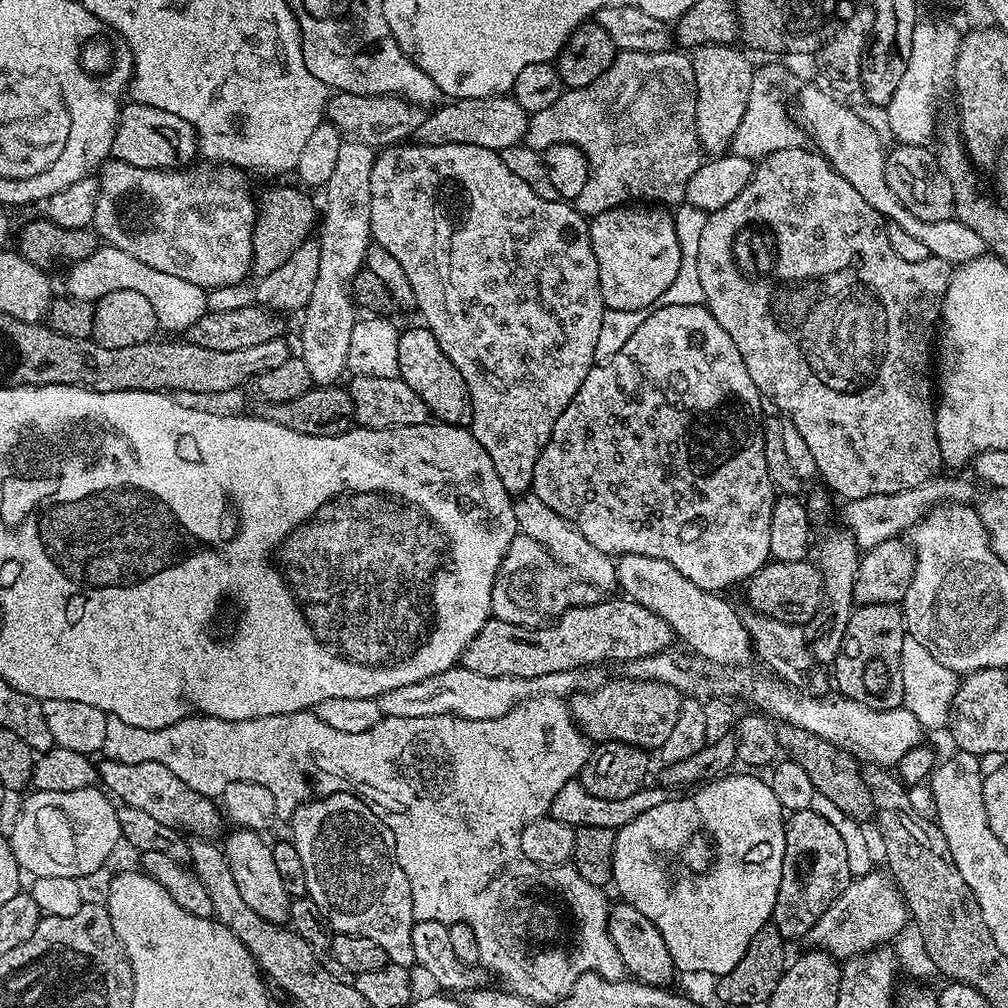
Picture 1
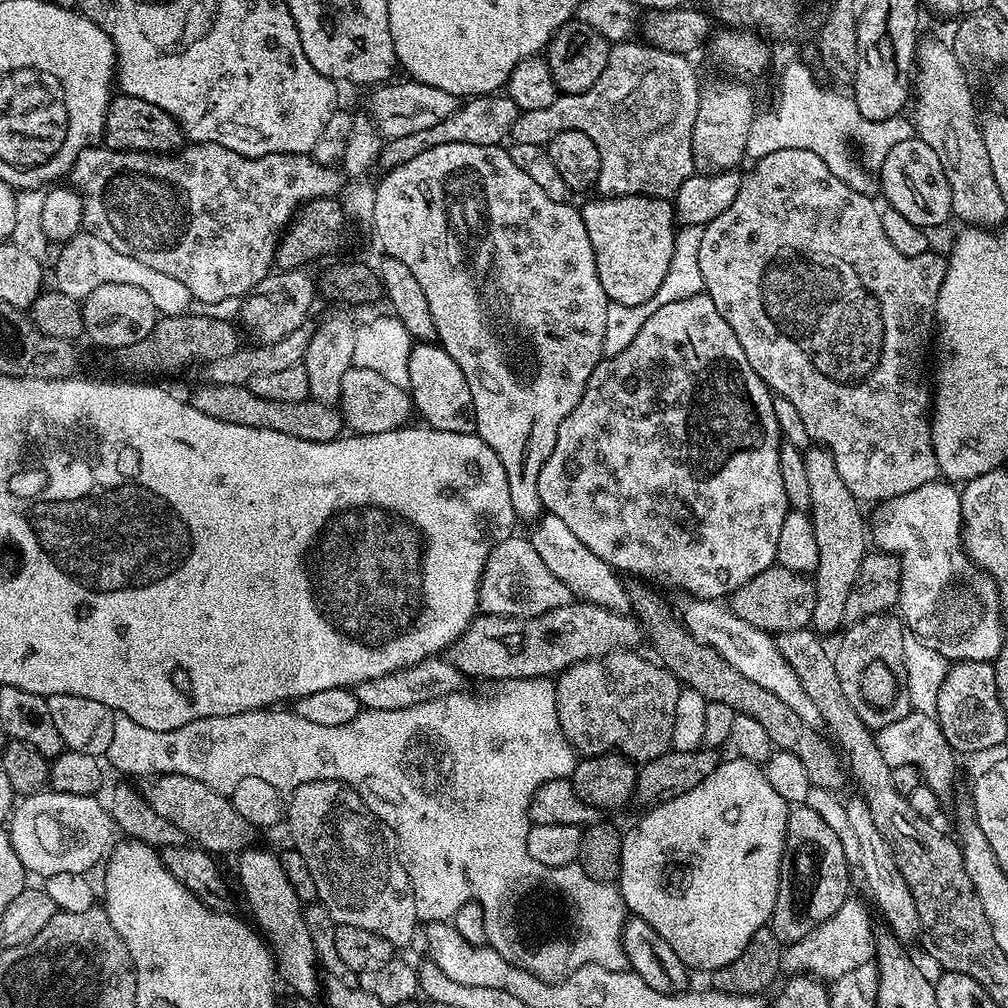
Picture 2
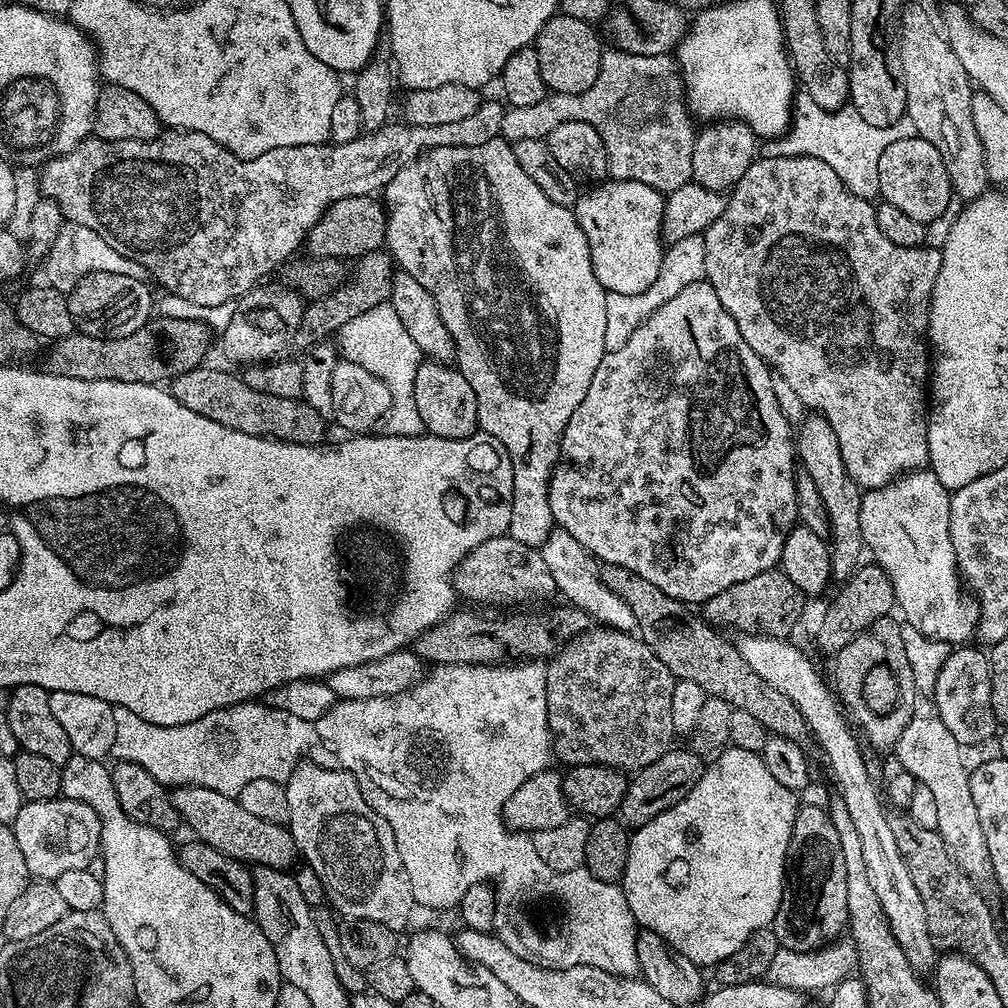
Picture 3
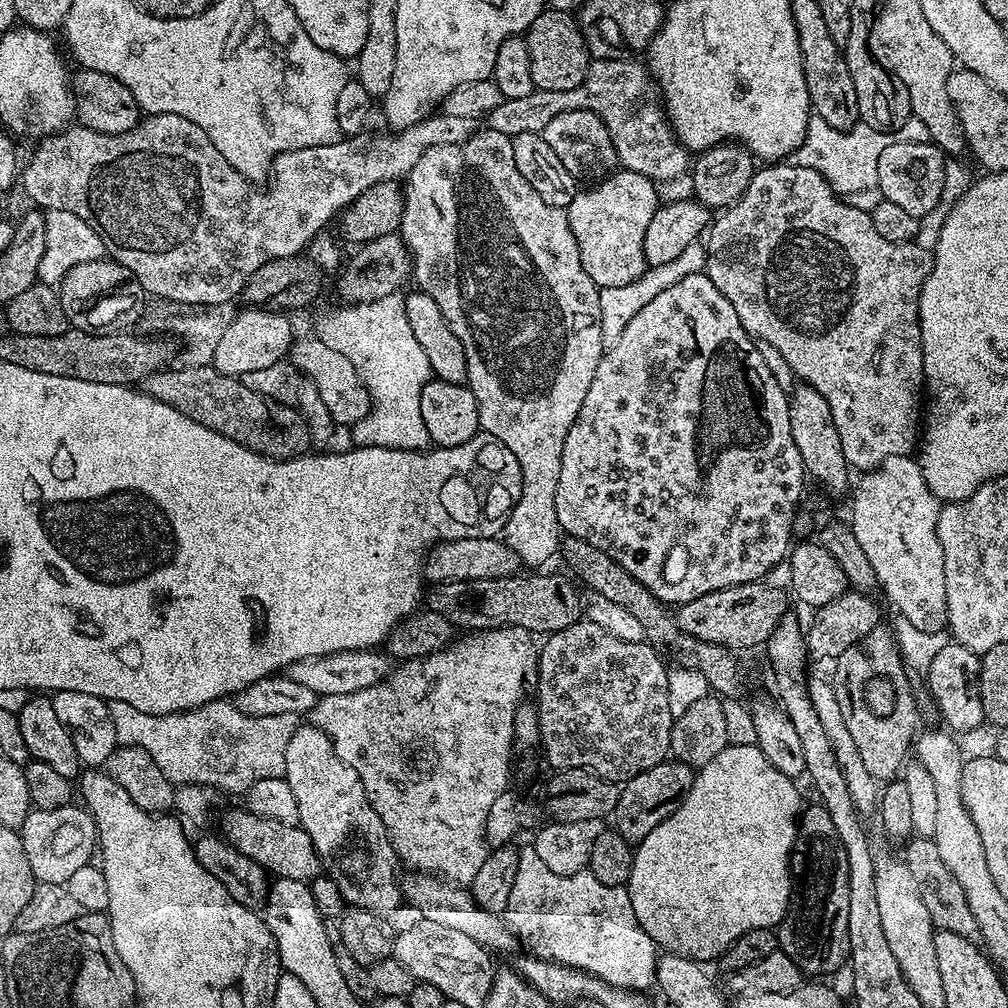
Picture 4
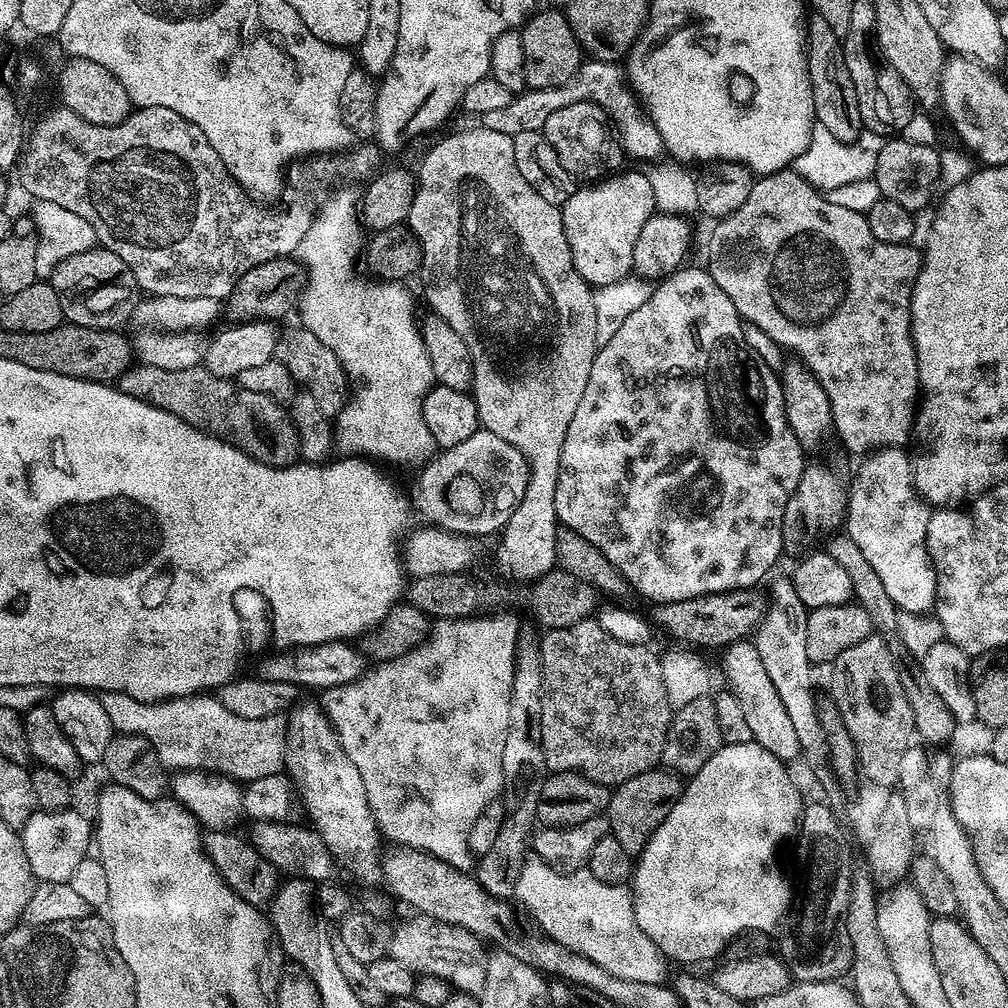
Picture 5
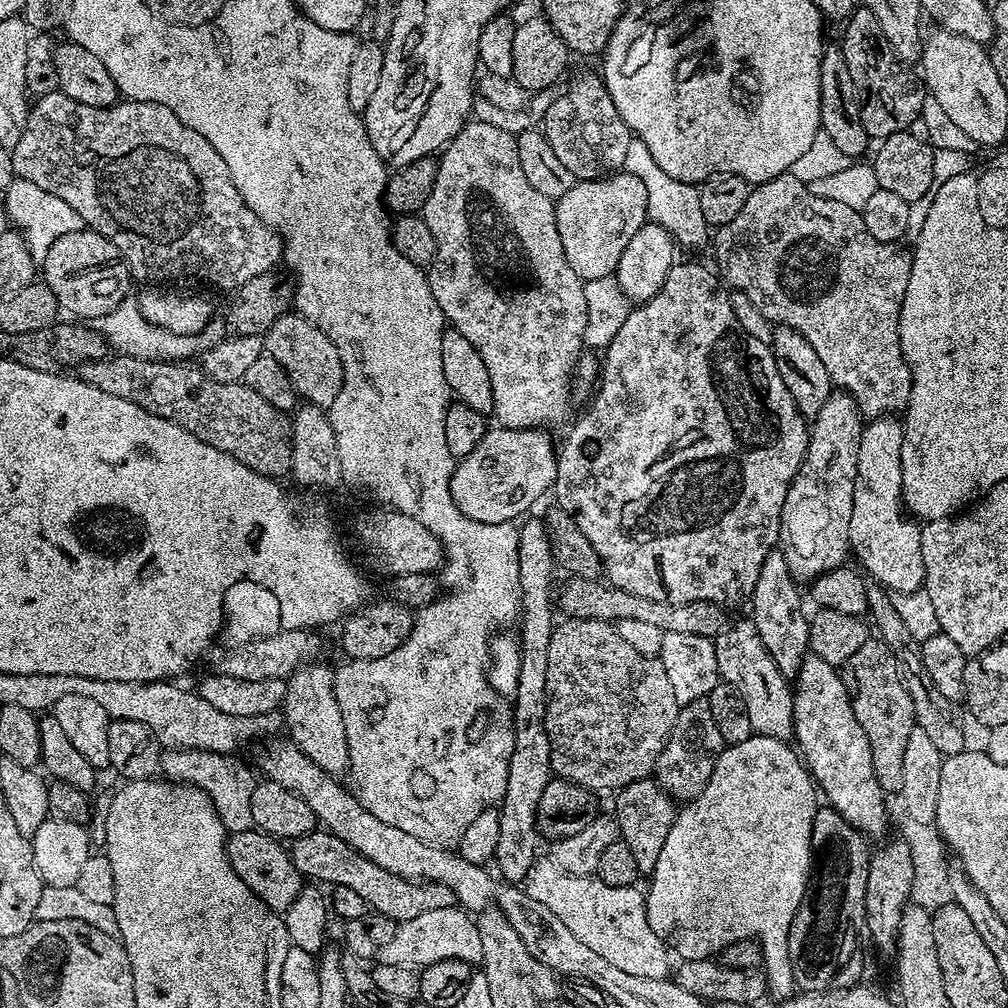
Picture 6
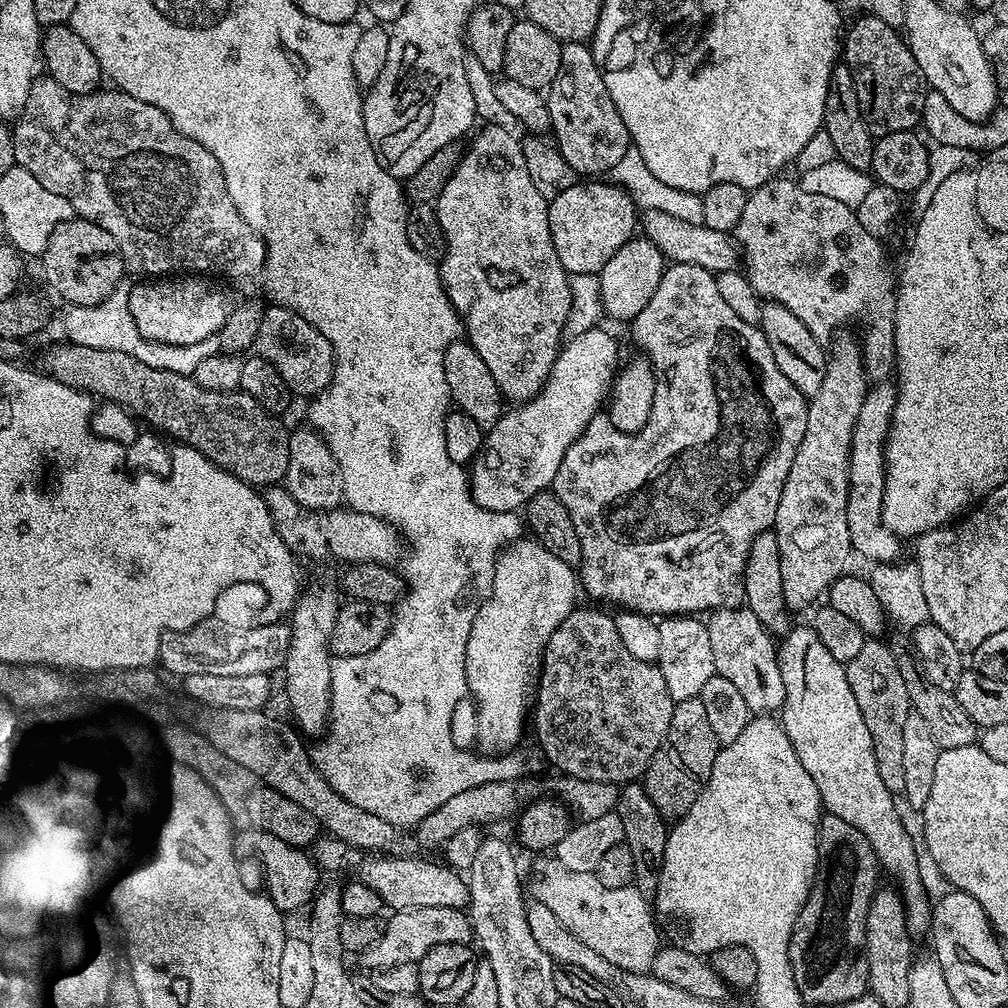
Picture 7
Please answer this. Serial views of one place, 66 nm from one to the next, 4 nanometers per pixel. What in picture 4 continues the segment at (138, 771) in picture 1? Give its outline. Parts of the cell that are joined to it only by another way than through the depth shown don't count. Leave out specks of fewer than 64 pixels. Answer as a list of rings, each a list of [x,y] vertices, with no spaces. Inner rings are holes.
[[[247,807],[232,808],[220,820],[219,831],[234,850],[254,858],[258,866],[276,878],[294,878],[311,882],[321,875],[320,855],[314,850],[314,842],[306,834],[304,828],[296,824],[274,822],[274,818],[262,818],[249,812]]]

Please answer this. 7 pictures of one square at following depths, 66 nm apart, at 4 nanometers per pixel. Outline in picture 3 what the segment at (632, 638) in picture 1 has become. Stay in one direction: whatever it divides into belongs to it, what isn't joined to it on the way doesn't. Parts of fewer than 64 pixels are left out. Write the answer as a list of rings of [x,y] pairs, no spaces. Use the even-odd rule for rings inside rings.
[[[571,606],[563,607],[558,609],[553,616],[508,616],[505,620],[491,620],[488,616],[475,616],[472,612],[456,610],[440,623],[435,624],[433,628],[428,629],[417,640],[413,640],[410,648],[420,657],[421,661],[432,666],[438,664],[499,664],[512,658],[508,656],[524,656],[520,658],[540,662],[545,658],[555,656],[559,648],[567,644],[569,640],[573,640],[575,636],[581,636],[590,627],[589,616],[582,609]]]

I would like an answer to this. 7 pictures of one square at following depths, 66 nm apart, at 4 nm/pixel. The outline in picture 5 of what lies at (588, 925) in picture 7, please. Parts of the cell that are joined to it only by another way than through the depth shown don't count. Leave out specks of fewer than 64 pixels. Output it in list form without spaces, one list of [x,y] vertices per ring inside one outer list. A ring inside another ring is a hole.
[[[532,854],[525,862],[514,894],[526,907],[538,908],[538,920],[544,927],[541,929],[544,929],[552,940],[597,962],[615,977],[632,982],[647,982],[650,985],[663,983],[667,979],[667,961],[654,946],[654,942],[650,941],[638,926],[629,887],[599,882],[587,868],[574,872],[559,872],[540,856]]]

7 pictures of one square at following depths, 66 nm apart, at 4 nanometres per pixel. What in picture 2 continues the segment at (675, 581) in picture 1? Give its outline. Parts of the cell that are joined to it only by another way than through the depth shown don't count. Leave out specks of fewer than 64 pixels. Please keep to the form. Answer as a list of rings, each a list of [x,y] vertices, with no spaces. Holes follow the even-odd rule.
[[[688,598],[685,601],[678,608],[678,619],[687,632],[698,638],[698,642],[722,654],[722,658],[726,658],[726,662],[730,662],[730,666],[734,666],[738,674],[750,678],[750,682],[758,682],[762,690],[770,690],[770,694],[786,702],[786,706],[790,706],[790,710],[794,710],[794,714],[798,714],[804,724],[811,728],[820,728],[824,724],[814,698],[806,694],[806,686],[802,684],[798,674],[794,674],[794,666],[790,666],[790,662],[782,658],[775,639],[769,633],[750,626],[750,622],[742,622],[742,618],[738,618],[738,614],[734,614],[729,605],[720,600]]]

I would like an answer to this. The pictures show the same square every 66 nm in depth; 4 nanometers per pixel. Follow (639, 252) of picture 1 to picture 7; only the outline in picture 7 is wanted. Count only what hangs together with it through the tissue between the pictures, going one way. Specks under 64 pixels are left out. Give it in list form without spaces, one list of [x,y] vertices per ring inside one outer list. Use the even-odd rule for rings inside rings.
[[[577,182],[562,190],[557,196],[548,200],[548,217],[550,218],[550,238],[554,238],[554,250],[558,250],[558,262],[573,277],[599,274],[606,262],[622,250],[626,241],[633,239],[635,230],[638,228],[638,205],[632,194],[625,187],[611,182]]]

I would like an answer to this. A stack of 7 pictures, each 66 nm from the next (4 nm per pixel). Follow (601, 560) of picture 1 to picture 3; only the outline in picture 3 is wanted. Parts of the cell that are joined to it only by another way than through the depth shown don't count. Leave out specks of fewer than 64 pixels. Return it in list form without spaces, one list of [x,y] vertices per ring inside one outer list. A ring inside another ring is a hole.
[[[556,526],[538,551],[542,562],[546,562],[546,570],[550,570],[550,578],[554,578],[556,592],[564,595],[571,607],[582,609],[597,625],[615,628],[617,632],[637,631],[636,619],[630,606],[626,606],[626,602],[622,602],[622,598],[600,580],[597,561],[578,542],[578,538],[570,535],[565,528]]]

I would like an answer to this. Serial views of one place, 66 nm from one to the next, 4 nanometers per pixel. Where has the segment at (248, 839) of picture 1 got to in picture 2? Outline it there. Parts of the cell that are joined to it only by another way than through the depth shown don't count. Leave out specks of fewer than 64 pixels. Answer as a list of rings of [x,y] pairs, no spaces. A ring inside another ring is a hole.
[[[260,847],[245,848],[238,856],[240,865],[236,868],[236,876],[240,879],[244,900],[252,911],[251,919],[255,927],[263,934],[274,953],[279,979],[283,983],[285,980],[294,991],[300,992],[296,994],[301,997],[315,997],[315,992],[319,993],[322,988],[322,972],[318,967],[310,930],[306,930],[304,905],[300,903],[298,894],[294,894],[294,886],[290,886],[290,878],[286,878],[286,870],[282,870],[279,855]]]

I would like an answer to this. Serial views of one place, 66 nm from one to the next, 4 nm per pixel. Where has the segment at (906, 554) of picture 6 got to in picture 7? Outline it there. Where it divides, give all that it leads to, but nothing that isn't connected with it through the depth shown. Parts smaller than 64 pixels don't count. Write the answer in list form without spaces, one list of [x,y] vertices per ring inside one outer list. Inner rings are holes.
[[[888,382],[871,385],[862,402],[858,422],[854,428],[854,442],[850,446],[850,470],[848,471],[848,501],[846,522],[850,526],[850,542],[853,553],[865,556],[876,564],[891,564],[899,561],[901,537],[886,527],[882,516],[884,497],[884,445],[888,442],[888,431],[896,405],[897,389]]]

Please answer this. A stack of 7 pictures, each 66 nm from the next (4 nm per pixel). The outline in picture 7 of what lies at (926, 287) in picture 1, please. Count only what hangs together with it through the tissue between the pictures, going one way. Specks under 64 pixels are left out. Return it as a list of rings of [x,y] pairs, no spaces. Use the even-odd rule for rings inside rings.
[[[773,178],[747,193],[748,201],[734,231],[734,239],[742,249],[742,268],[750,286],[754,286],[765,301],[775,301],[793,311],[806,322],[806,330],[822,342],[831,341],[843,324],[861,320],[864,323],[864,370],[873,381],[887,381],[896,367],[894,326],[898,276],[894,268],[892,272],[892,264],[884,253],[885,245],[862,227],[850,206],[822,194],[806,194],[795,179],[784,179]]]

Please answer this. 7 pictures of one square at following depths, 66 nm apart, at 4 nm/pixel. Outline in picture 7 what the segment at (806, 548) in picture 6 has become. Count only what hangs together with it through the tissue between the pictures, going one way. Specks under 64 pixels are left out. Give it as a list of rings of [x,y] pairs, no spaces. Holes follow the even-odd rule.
[[[852,340],[835,341],[835,348],[828,356],[826,378],[818,394],[808,400],[806,434],[802,434],[802,446],[790,462],[790,474],[782,486],[782,498],[778,498],[778,514],[774,531],[781,551],[782,590],[789,609],[815,605],[816,599],[827,593],[828,587],[845,575],[848,559],[854,556],[850,542],[850,526],[846,522],[846,502],[848,501],[848,471],[850,470],[850,446],[854,442],[855,423],[862,410],[862,402],[870,387],[870,377],[864,370],[864,353]]]

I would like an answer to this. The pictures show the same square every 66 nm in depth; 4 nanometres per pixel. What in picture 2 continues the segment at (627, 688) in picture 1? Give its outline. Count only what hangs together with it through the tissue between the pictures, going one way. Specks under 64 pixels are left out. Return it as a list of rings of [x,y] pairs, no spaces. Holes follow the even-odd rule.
[[[621,650],[619,652],[611,652],[605,656],[601,656],[597,660],[583,660],[574,666],[570,666],[565,672],[559,673],[555,677],[556,682],[556,705],[558,706],[558,722],[562,726],[562,734],[566,734],[566,738],[570,742],[570,746],[581,757],[601,756],[607,752],[618,752],[621,756],[625,756],[627,760],[635,762],[637,765],[646,764],[648,761],[658,758],[663,752],[672,748],[672,735],[674,734],[674,710],[678,707],[678,694],[682,687],[676,675],[668,671],[663,664],[655,659],[647,660],[644,656],[639,656],[636,650]]]

